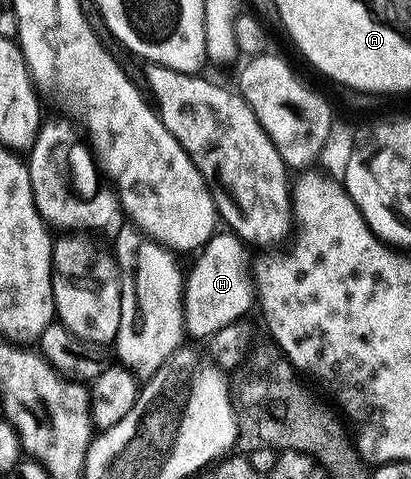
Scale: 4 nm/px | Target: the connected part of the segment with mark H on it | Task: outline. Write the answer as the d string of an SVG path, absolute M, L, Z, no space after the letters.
M216 232L201 248L199 259L185 274L183 288L183 329L188 335L202 340L210 340L221 328L236 325L247 314L247 309L253 306L253 278L249 273L249 258L245 251L245 243L230 232Z

